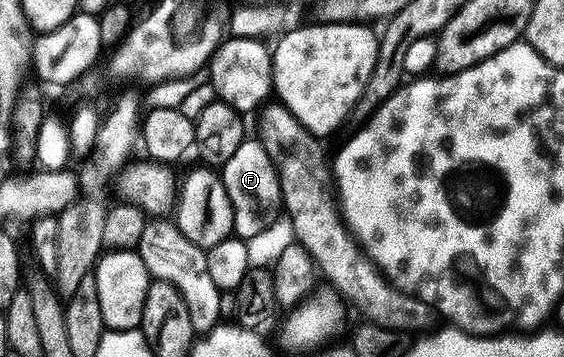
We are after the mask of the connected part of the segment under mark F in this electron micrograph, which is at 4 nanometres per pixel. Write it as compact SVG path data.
M245 139L241 143L222 167L222 180L232 208L232 233L241 241L251 242L252 237L262 236L275 223L276 216L281 216L280 180L270 155L259 140Z

